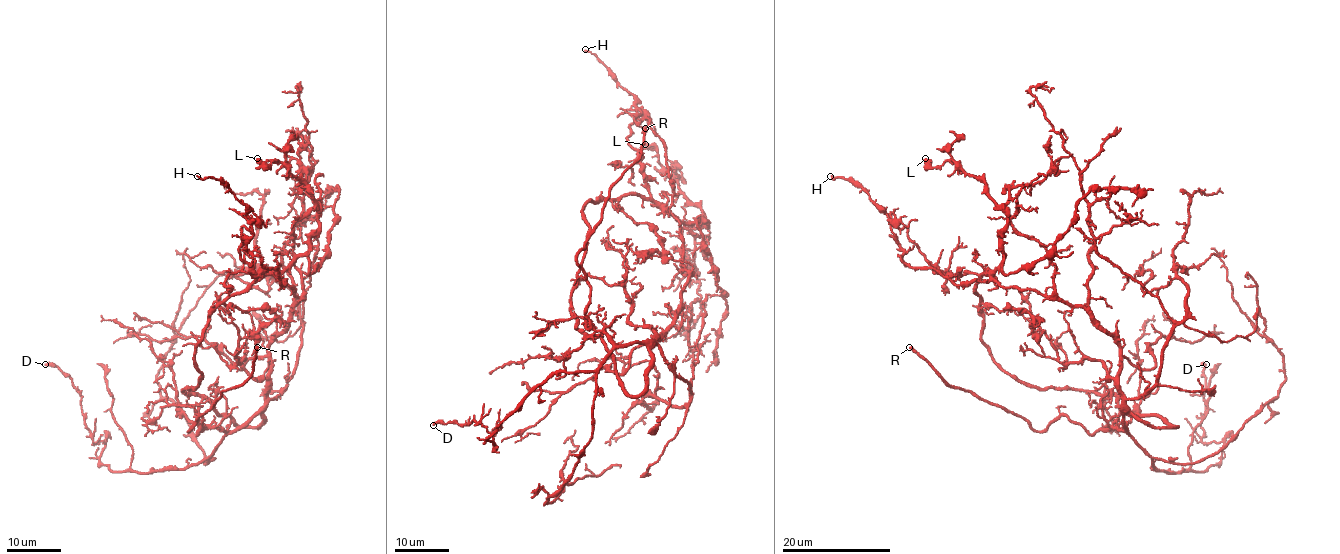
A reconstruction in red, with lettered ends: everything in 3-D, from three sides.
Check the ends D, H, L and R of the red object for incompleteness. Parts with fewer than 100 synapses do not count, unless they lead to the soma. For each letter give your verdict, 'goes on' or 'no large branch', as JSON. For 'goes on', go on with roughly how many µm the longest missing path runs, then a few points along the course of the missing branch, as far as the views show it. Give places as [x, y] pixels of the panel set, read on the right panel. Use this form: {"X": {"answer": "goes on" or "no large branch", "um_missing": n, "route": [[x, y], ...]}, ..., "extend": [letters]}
{"D": {"answer": "no large branch"}, "H": {"answer": "no large branch"}, "L": {"answer": "no large branch"}, "R": {"answer": "goes on", "um_missing": 10}, "extend": ["R"]}

